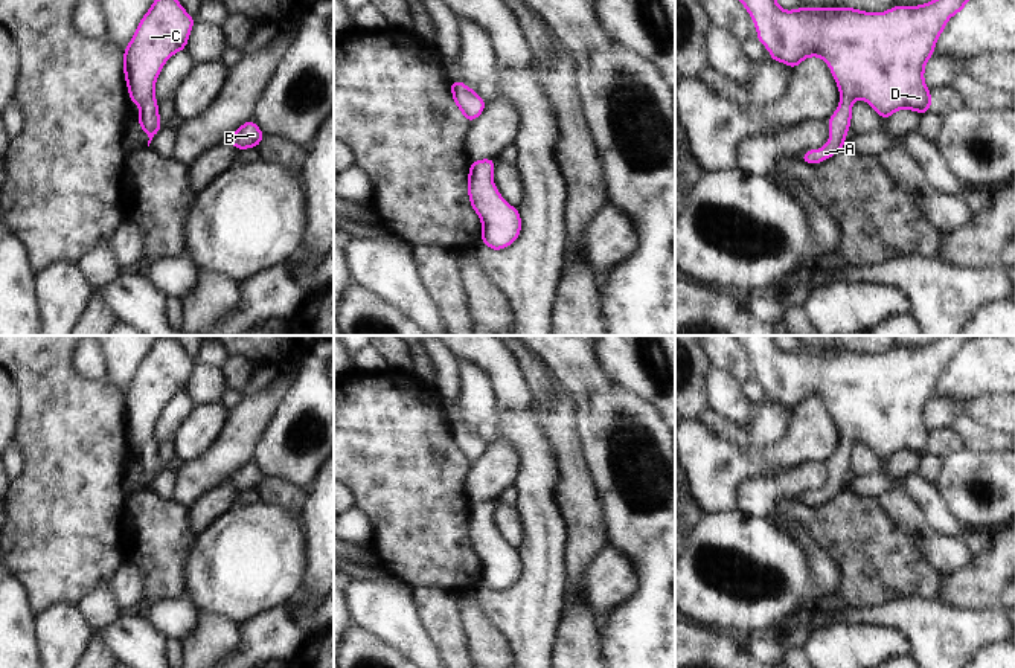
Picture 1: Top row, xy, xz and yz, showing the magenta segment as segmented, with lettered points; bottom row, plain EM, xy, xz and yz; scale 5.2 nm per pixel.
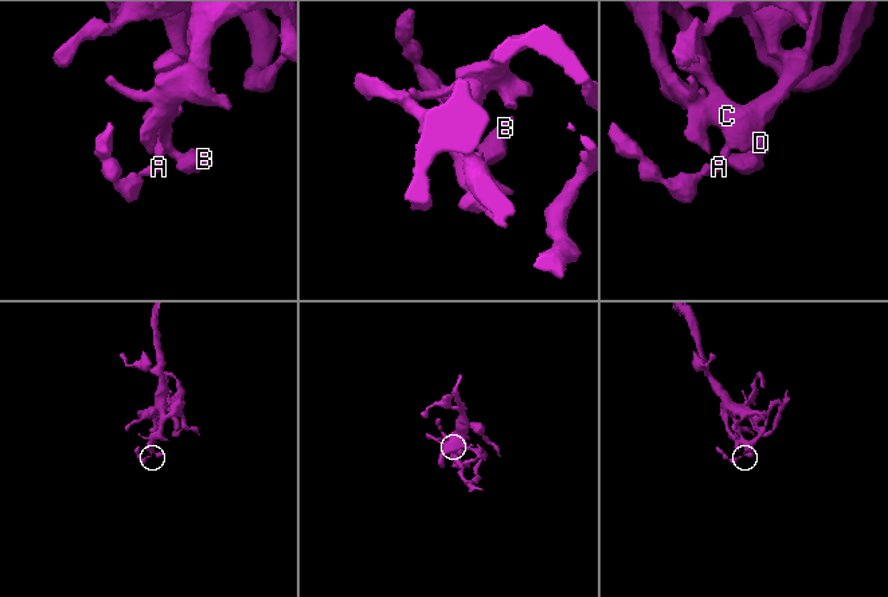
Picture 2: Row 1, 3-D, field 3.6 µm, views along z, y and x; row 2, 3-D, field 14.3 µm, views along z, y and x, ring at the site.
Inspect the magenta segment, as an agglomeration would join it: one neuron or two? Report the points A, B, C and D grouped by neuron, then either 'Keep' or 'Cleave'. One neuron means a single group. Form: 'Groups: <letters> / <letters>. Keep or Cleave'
Groups: A B C D. Keep

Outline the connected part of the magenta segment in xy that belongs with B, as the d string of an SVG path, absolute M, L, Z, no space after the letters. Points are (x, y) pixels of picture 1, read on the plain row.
M248 461L242 465L232 477L227 480L238 493L247 490L258 490L264 480L262 471L255 465L253 461Z

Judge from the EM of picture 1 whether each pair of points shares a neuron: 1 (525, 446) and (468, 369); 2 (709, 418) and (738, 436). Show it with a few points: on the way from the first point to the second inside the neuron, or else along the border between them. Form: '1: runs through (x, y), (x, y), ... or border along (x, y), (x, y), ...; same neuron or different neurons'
1: border along (496, 409), (493, 417); different neurons
2: runs through (717, 423), (730, 430); same neuron

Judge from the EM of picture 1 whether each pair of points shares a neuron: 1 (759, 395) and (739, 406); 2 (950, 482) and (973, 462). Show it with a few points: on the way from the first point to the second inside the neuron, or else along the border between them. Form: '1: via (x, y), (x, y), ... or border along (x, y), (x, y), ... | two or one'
1: border along (741, 385), (746, 395), (759, 406) | two
2: via (956, 479), (966, 468) | one

